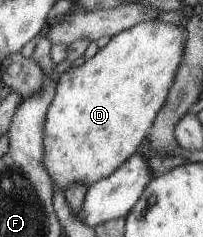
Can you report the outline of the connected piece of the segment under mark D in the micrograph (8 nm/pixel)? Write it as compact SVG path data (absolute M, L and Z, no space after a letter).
M158 20L140 22L133 25L130 29L125 29L117 33L110 39L110 42L105 47L100 48L96 54L92 58L86 60L83 65L77 68L70 68L59 77L57 95L54 96L53 103L50 104L49 107L48 116L45 119L45 153L44 157L42 157L42 161L44 161L44 165L50 174L50 179L54 179L54 191L56 191L56 189L66 191L66 189L72 187L74 183L82 183L82 185L90 187L90 185L96 184L97 181L112 175L112 173L116 172L126 160L132 157L134 153L138 152L140 145L148 140L147 136L153 127L154 120L169 97L170 89L173 87L177 77L178 67L180 67L182 62L185 45L186 30L180 25L164 23L164 21Z

